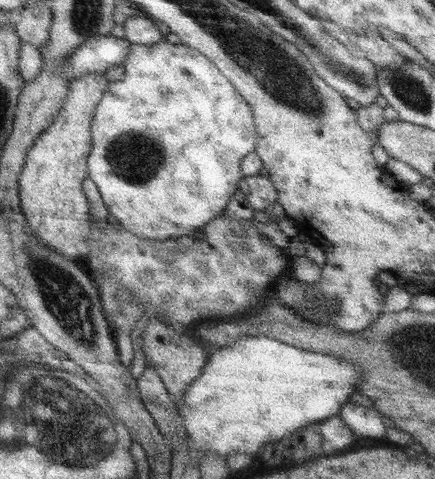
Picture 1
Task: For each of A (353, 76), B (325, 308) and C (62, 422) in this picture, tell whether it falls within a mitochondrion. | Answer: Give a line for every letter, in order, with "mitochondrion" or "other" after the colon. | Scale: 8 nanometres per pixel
A: mitochondrion
B: mitochondrion
C: mitochondrion

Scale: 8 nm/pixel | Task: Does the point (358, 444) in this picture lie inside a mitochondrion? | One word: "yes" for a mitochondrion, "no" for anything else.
no

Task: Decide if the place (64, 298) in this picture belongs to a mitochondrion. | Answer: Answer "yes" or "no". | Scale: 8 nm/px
yes

